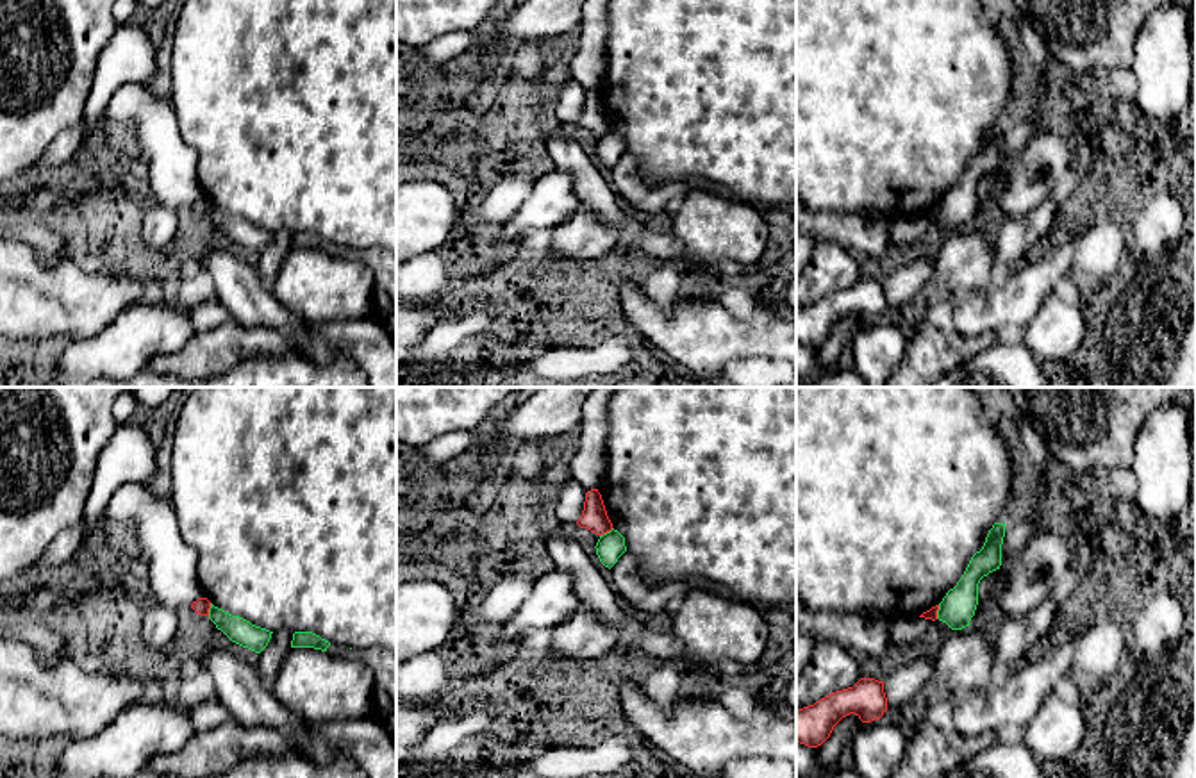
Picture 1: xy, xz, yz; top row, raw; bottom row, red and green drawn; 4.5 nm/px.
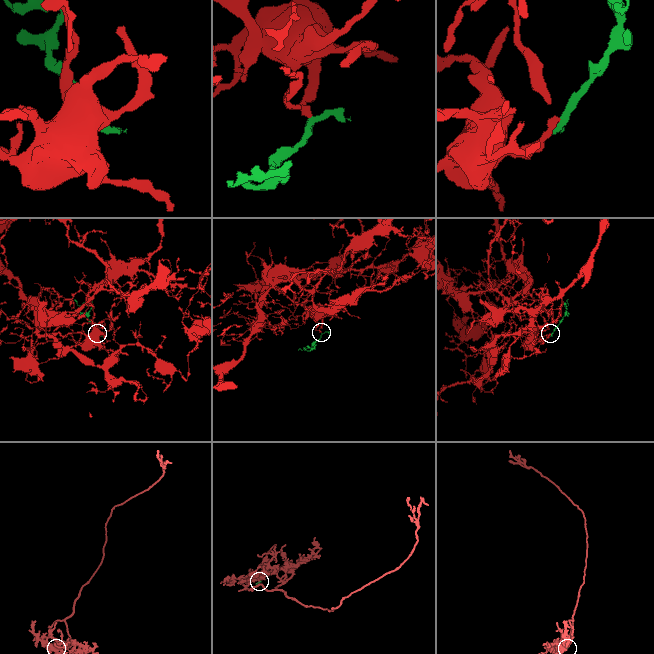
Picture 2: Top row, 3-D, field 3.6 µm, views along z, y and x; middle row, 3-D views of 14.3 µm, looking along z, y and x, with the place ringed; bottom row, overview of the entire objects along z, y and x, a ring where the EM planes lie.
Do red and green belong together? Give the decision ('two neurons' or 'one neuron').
two neurons

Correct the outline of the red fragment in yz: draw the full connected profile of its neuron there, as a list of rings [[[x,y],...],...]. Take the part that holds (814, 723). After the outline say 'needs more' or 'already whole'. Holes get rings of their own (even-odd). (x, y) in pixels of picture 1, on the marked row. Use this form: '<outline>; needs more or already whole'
[[[860,678],[853,687],[835,691],[814,705],[796,710],[796,742],[818,748],[843,717],[855,714],[862,723],[871,723],[880,719],[885,710],[884,682]]]; already whole

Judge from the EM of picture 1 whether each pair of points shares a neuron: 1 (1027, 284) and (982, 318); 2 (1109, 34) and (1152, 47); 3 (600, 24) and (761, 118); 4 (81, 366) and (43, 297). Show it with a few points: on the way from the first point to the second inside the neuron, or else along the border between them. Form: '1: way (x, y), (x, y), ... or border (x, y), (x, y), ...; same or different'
1: way (1016, 295), (1004, 307), (993, 309); same
2: border (1145, 18), (1129, 66); different
3: border (609, 18), (607, 70); different
4: border (111, 322), (95, 334), (72, 339); different

